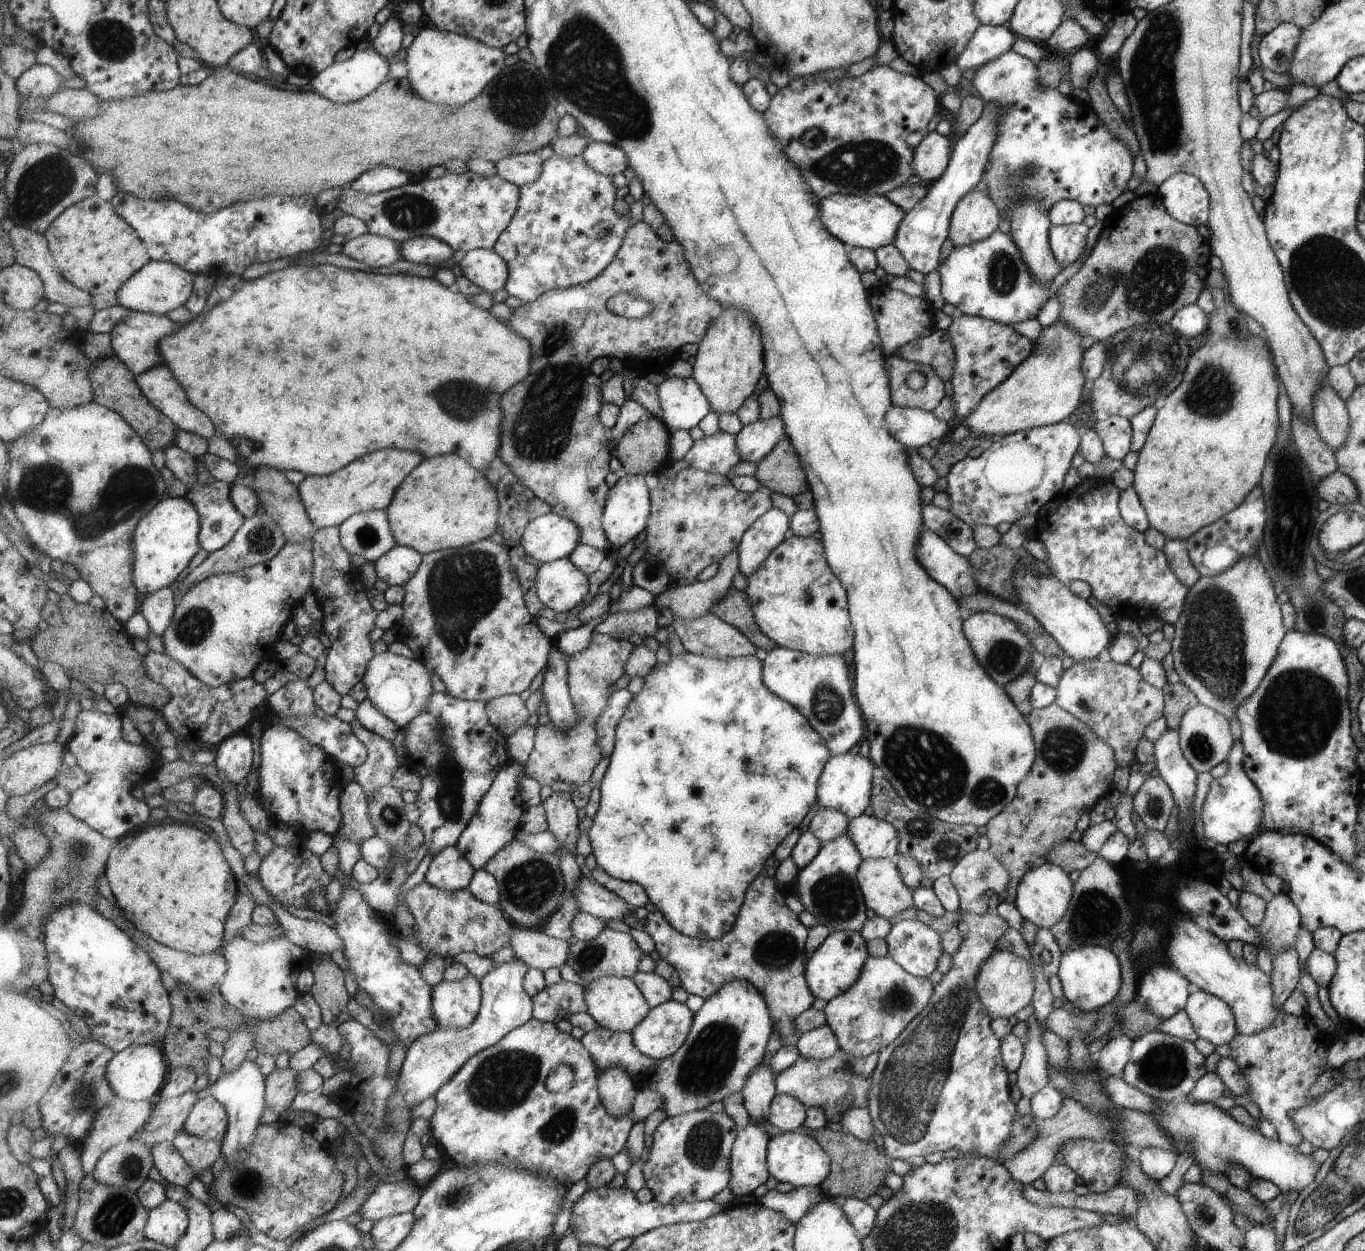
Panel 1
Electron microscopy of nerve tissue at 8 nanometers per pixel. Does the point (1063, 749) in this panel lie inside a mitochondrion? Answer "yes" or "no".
yes

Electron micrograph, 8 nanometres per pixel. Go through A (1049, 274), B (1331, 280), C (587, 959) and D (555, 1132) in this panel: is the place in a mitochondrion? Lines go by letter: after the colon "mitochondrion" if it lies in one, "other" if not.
A: other
B: mitochondrion
C: mitochondrion
D: mitochondrion

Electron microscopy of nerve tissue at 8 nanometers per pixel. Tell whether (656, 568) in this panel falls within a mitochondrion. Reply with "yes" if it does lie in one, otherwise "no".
yes

